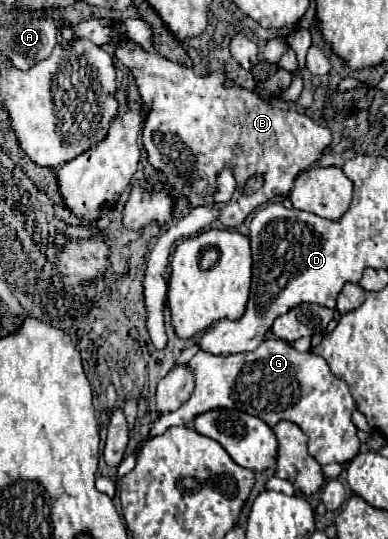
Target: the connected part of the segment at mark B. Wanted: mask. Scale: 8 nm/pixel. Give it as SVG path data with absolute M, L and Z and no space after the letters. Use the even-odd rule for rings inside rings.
M118 43L114 53L134 75L142 103L146 105L142 143L148 151L148 161L154 169L164 171L172 191L198 207L210 199L220 169L228 163L234 167L238 185L218 217L224 227L236 227L258 205L278 195L288 195L296 175L316 163L324 147L332 141L326 127L316 125L310 117L280 101L260 99L242 87L224 89L222 81L226 75L222 69L198 77L192 69L162 55L146 55L134 43ZM252 175L264 175L264 185L260 191L246 195L242 187Z

